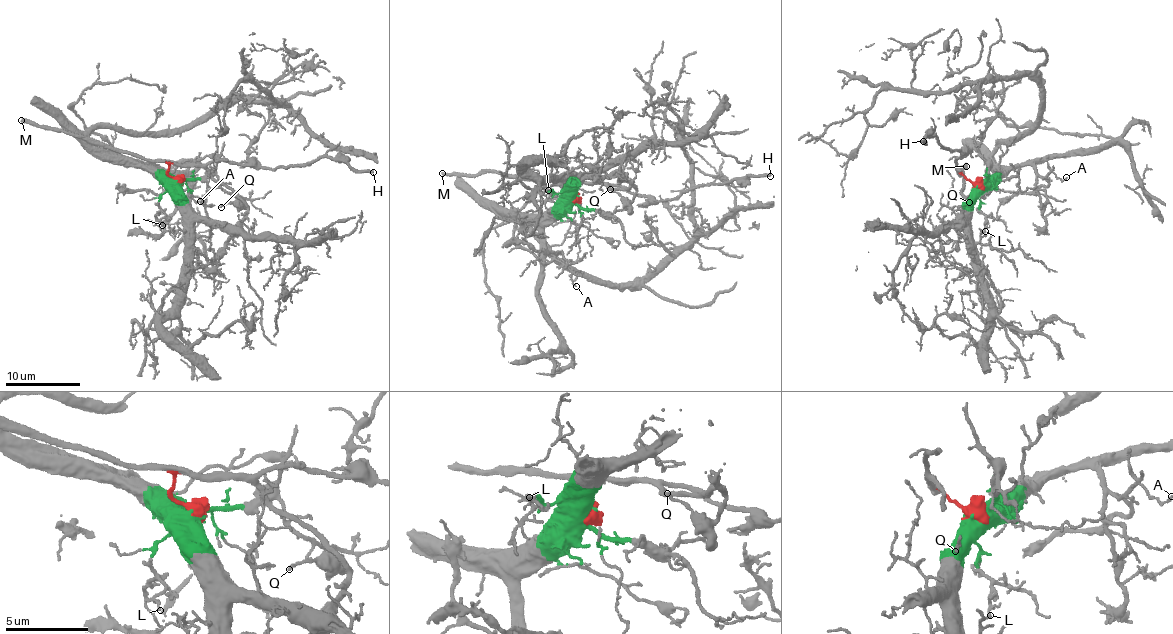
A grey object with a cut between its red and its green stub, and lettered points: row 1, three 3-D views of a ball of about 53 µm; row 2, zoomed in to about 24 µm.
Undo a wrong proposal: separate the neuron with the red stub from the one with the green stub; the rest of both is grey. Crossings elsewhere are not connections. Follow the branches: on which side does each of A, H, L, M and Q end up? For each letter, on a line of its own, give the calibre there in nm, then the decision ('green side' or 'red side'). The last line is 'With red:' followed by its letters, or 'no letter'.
A: 130 nm thick; green side
H: 300 nm thick; red side
L: 150 nm thick; green side
M: 320 nm thick; red side
Q: 160 nm thick; red side
With red: H, M, Q

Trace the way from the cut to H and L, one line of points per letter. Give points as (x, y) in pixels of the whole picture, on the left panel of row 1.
H: (178, 182), (168, 173), (172, 163), (222, 160), (276, 169), (331, 156), (358, 171), (373, 172)
L: (176, 182), (161, 195), (159, 205), (164, 213), (162, 225)

